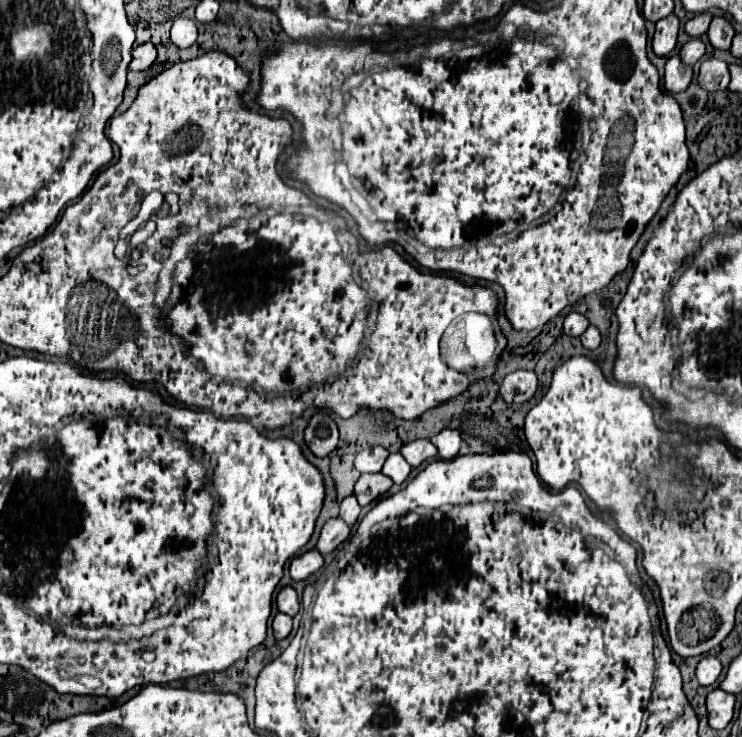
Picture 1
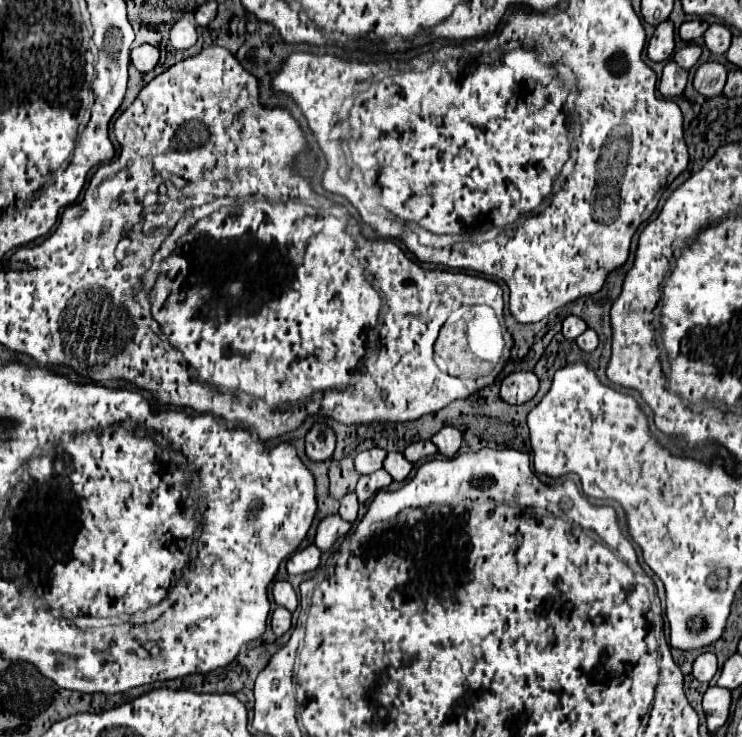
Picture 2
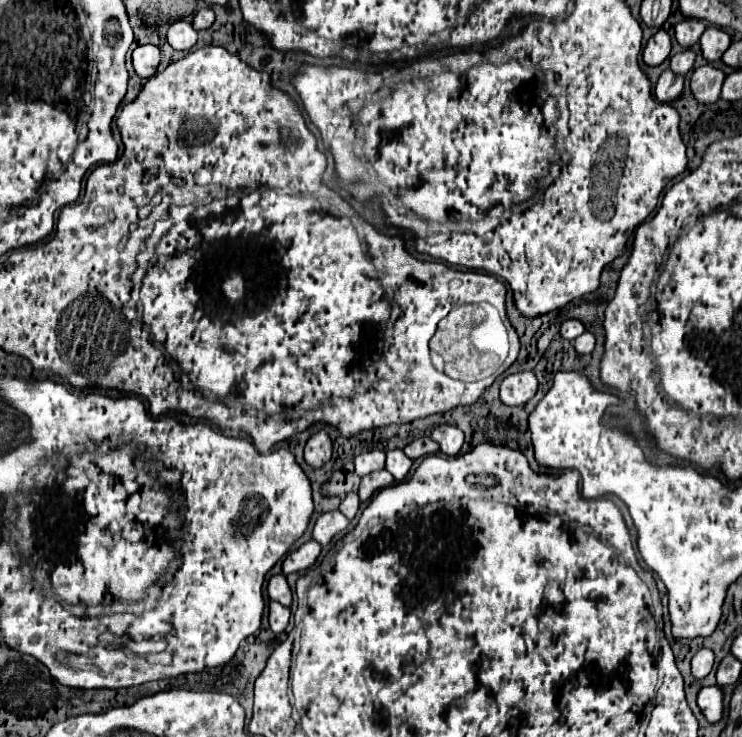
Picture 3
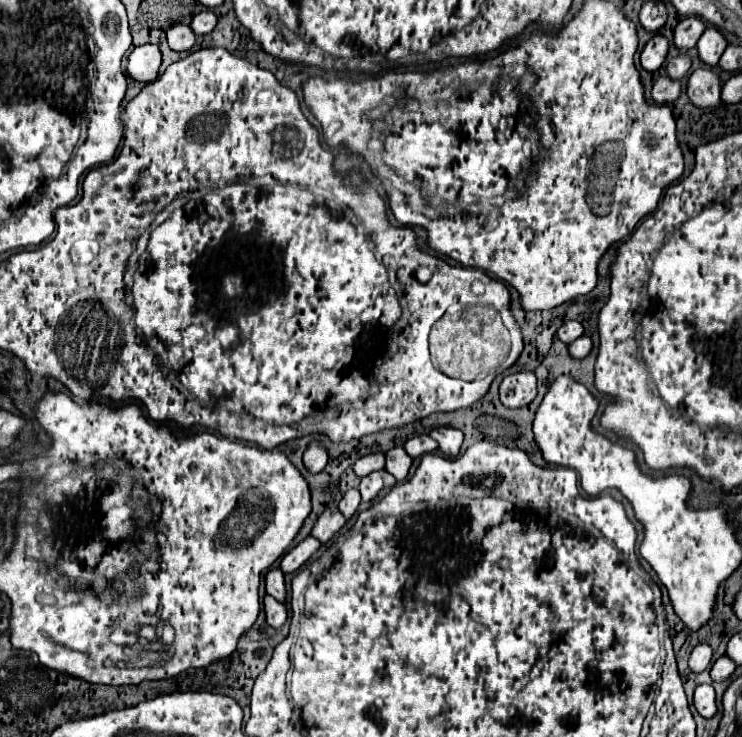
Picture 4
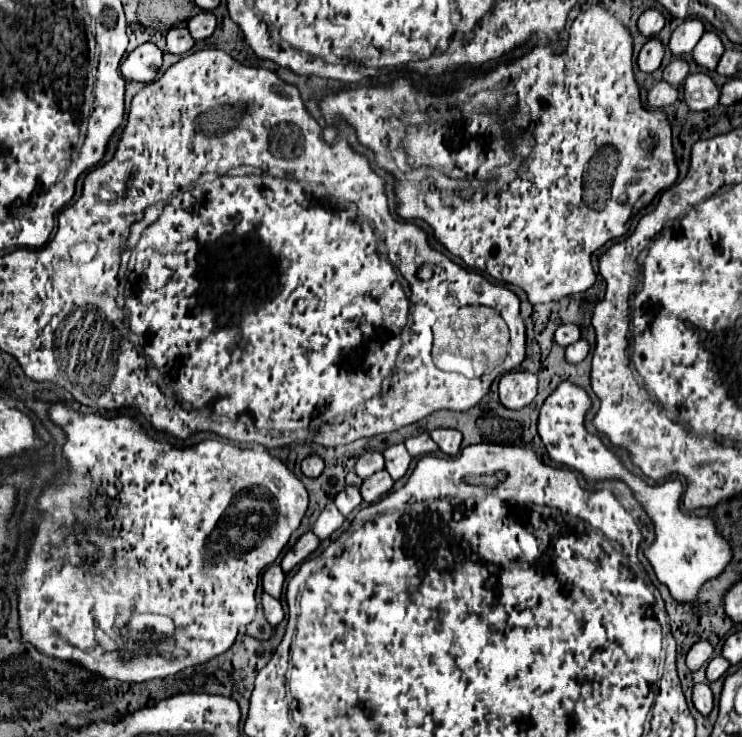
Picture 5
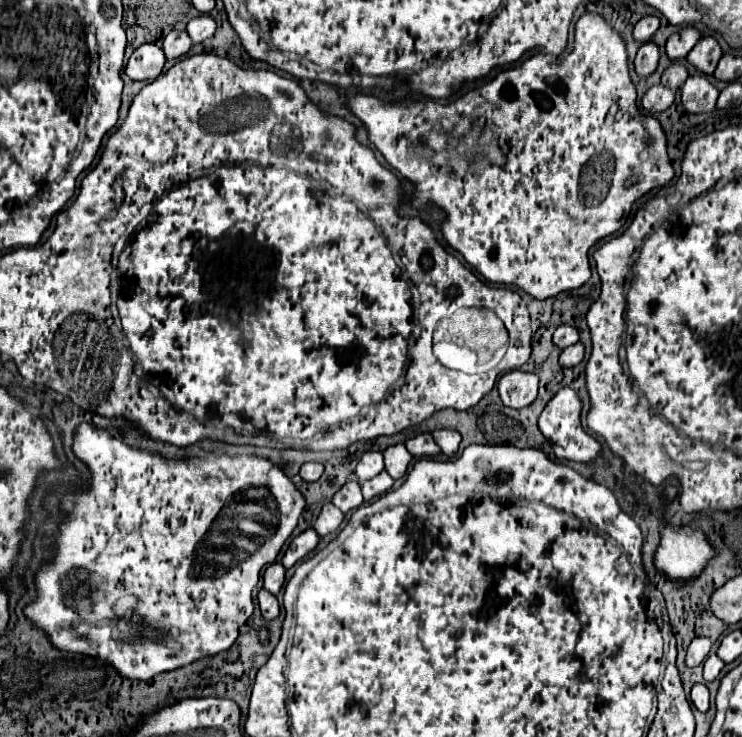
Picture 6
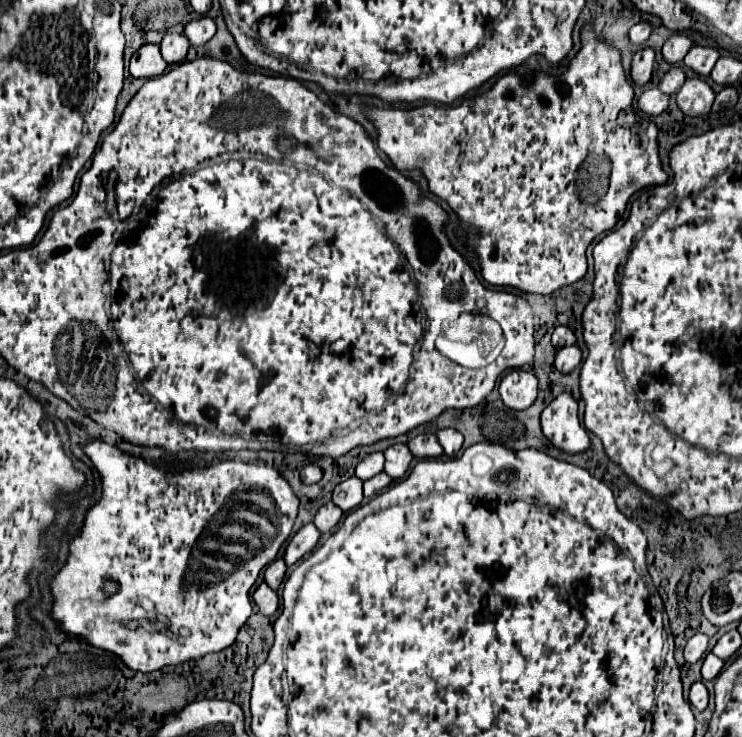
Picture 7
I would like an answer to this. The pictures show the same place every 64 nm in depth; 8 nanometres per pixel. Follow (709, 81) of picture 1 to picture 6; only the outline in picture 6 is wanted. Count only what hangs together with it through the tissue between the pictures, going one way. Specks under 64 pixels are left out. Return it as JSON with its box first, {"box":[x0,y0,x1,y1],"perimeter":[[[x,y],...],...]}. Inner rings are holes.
{"box":[680,76,718,114],"perimeter":[[[690,76],[680,90],[682,106],[690,114],[712,112],[716,106],[718,90],[706,80],[706,76]]]}

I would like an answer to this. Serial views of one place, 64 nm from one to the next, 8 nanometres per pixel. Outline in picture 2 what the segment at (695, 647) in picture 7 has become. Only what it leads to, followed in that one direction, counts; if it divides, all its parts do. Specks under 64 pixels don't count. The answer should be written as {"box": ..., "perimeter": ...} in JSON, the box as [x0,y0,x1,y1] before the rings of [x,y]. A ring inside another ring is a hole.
{"box":[694,652,718,682],"perimeter":[[[702,652],[696,660],[694,660],[694,678],[700,680],[700,682],[708,682],[714,674],[716,674],[716,668],[718,668],[718,662],[716,662],[716,656],[712,652]]]}

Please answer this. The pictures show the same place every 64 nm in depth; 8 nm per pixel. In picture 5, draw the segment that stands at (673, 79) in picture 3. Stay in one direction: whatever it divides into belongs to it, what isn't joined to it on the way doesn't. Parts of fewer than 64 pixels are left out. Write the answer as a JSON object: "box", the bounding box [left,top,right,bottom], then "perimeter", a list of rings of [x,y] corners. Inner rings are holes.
{"box":[648,80,678,108],"perimeter":[[[660,80],[650,92],[648,92],[648,106],[650,108],[666,108],[670,104],[674,104],[678,98],[678,88],[676,86],[670,86],[668,82]]]}

